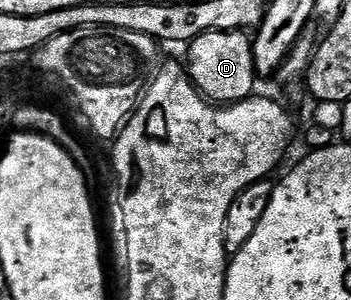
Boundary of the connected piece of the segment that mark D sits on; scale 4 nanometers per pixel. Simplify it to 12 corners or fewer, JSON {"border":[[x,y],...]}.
{"border":[[249,34],[191,41],[188,74],[218,105],[255,94]]}

